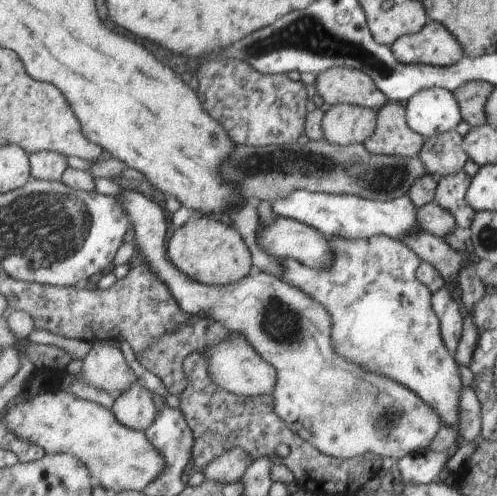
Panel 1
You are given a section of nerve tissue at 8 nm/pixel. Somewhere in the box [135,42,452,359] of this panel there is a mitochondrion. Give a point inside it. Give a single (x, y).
(380, 178)

